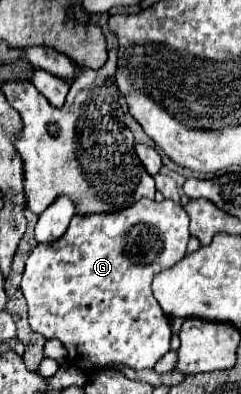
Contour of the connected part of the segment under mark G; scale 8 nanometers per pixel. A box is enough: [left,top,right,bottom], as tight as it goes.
[22,200,190,370]

